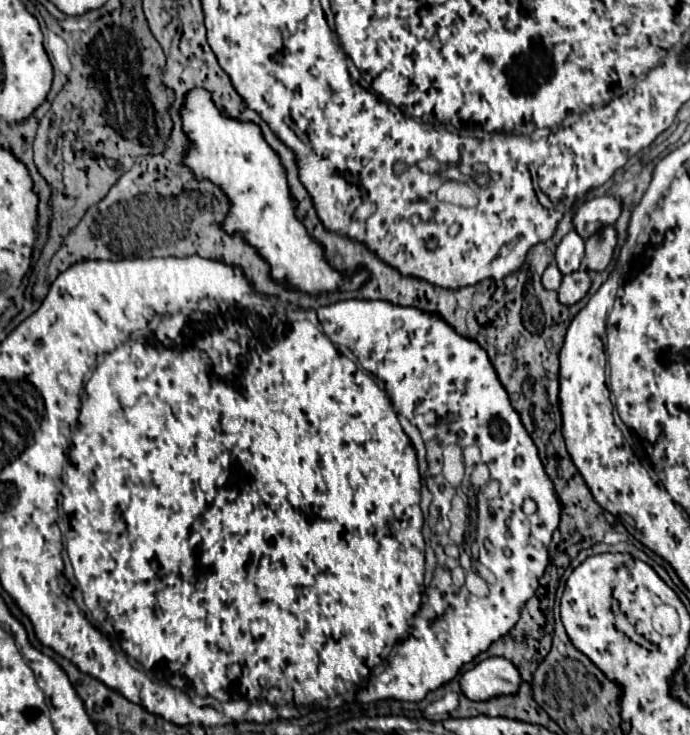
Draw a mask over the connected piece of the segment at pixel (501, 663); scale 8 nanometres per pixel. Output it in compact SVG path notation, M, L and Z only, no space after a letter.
M487 658L461 676L461 690L469 700L485 702L499 696L513 696L521 688L521 674L507 658Z

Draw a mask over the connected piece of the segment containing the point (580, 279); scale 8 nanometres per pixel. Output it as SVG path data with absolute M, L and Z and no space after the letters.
M579 270L579 272L571 272L567 276L563 276L561 288L559 288L559 302L561 304L575 304L579 302L587 290L591 288L591 278L587 270Z

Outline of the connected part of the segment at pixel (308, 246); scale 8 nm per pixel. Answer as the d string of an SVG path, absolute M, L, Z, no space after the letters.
M195 88L187 94L181 118L183 130L193 142L185 164L197 178L207 178L223 188L231 200L225 230L241 232L253 246L257 246L261 256L271 262L273 278L289 282L293 288L309 294L333 292L335 288L353 290L367 280L365 270L345 280L339 272L329 268L321 244L309 238L303 224L295 218L295 202L289 198L285 168L263 140L259 126L221 116L219 108L211 102L209 92L203 88Z

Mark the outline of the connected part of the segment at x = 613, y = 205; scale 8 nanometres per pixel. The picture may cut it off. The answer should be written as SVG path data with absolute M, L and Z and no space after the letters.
M611 194L597 196L579 206L575 214L575 230L587 240L597 232L599 226L603 228L615 224L619 214L621 214L621 202L615 196Z

